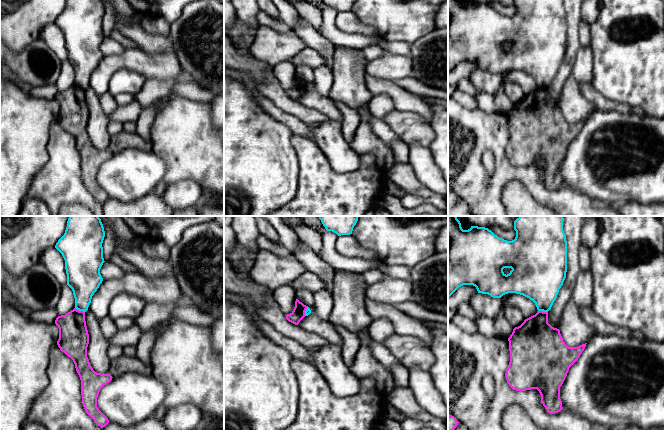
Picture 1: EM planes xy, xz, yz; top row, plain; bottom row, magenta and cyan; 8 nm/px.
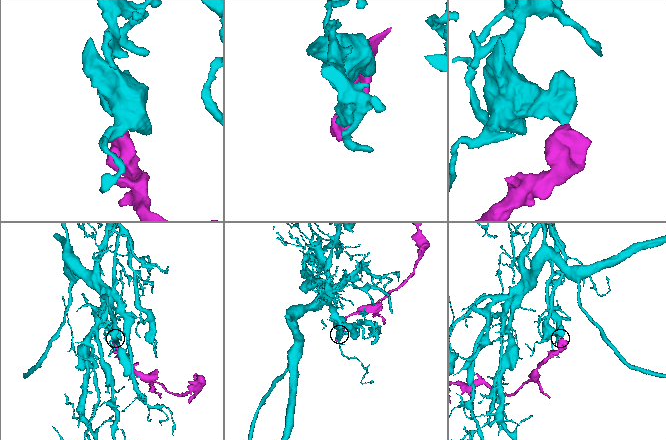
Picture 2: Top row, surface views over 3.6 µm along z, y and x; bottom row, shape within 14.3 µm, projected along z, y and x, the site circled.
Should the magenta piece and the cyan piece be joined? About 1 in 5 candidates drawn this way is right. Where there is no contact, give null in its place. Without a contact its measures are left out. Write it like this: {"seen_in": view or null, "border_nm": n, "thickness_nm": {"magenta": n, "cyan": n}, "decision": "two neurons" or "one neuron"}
{"seen_in": "xy", "border_nm": 90, "thickness_nm": {"magenta": 240, "cyan": 240}, "decision": "two neurons"}

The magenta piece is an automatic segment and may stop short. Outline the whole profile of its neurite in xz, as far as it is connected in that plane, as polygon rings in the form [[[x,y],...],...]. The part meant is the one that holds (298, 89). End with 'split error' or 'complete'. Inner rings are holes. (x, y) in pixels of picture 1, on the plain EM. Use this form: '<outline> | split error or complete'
[[[296,75],[295,83],[290,90],[285,91],[286,95],[295,101],[298,101],[299,98],[305,93],[305,87],[307,83],[308,82]]] | complete

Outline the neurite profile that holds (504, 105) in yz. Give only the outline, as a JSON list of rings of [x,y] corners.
[[[504,84],[500,86],[497,92],[493,95],[497,112],[508,115],[513,108],[513,103],[505,94]]]

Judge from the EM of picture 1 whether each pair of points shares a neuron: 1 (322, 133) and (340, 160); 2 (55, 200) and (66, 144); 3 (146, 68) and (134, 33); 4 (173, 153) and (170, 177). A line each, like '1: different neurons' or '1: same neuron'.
1: same neuron
2: same neuron
3: different neurons
4: same neuron

